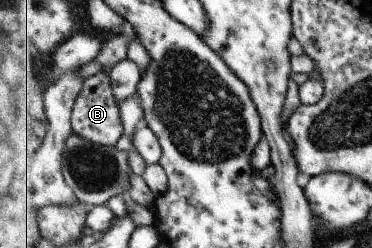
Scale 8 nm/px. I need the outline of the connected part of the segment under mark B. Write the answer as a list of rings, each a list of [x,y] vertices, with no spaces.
[[[100,71],[85,79],[73,109],[73,132],[100,145],[113,146],[125,133],[120,102],[116,99],[113,82],[107,72]]]

